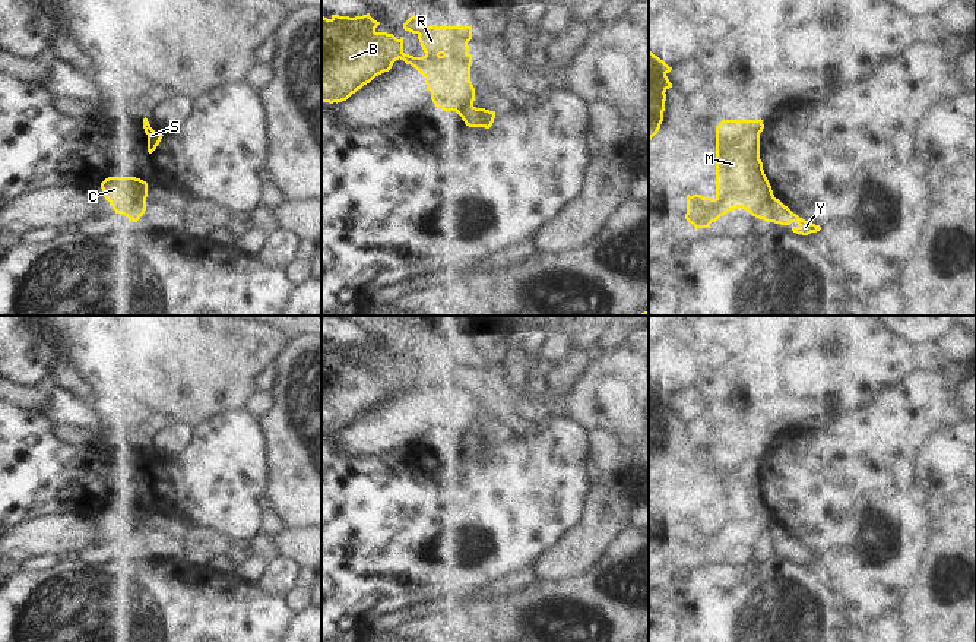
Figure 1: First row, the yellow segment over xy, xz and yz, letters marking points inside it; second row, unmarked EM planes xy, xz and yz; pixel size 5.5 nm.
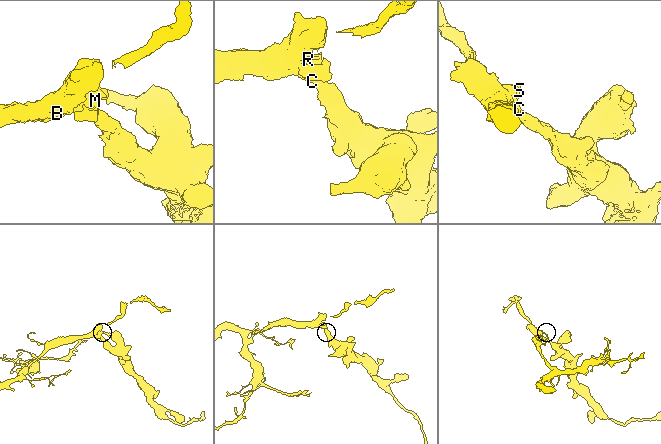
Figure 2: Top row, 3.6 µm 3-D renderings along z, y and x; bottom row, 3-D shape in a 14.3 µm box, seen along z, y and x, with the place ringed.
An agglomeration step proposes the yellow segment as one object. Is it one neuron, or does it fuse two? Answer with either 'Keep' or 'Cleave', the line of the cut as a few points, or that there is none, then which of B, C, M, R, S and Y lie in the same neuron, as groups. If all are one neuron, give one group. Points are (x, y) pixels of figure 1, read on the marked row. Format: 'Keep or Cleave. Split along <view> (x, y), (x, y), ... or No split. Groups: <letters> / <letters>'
Cleave. Split along xy (145, 198), (139, 202), (138, 208), (127, 208), (122, 214). Groups: B C M R S / Y.

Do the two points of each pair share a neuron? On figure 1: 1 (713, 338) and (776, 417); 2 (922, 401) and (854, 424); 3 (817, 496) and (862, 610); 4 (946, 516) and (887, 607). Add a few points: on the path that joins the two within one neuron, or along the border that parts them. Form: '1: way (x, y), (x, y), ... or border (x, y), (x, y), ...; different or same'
1: way (732, 357), (747, 372), (747, 388), (757, 398); same
2: way (905, 408), (889, 424), (871, 424); same
3: border (821, 554), (855, 573), (872, 591); different
4: way (946, 540), (946, 549), (910, 585); same

